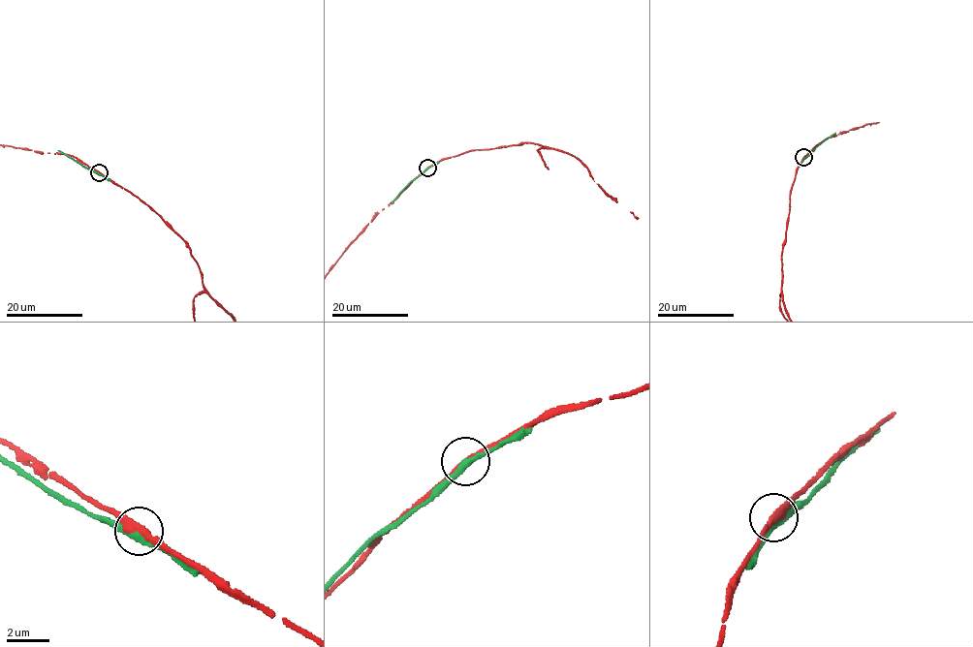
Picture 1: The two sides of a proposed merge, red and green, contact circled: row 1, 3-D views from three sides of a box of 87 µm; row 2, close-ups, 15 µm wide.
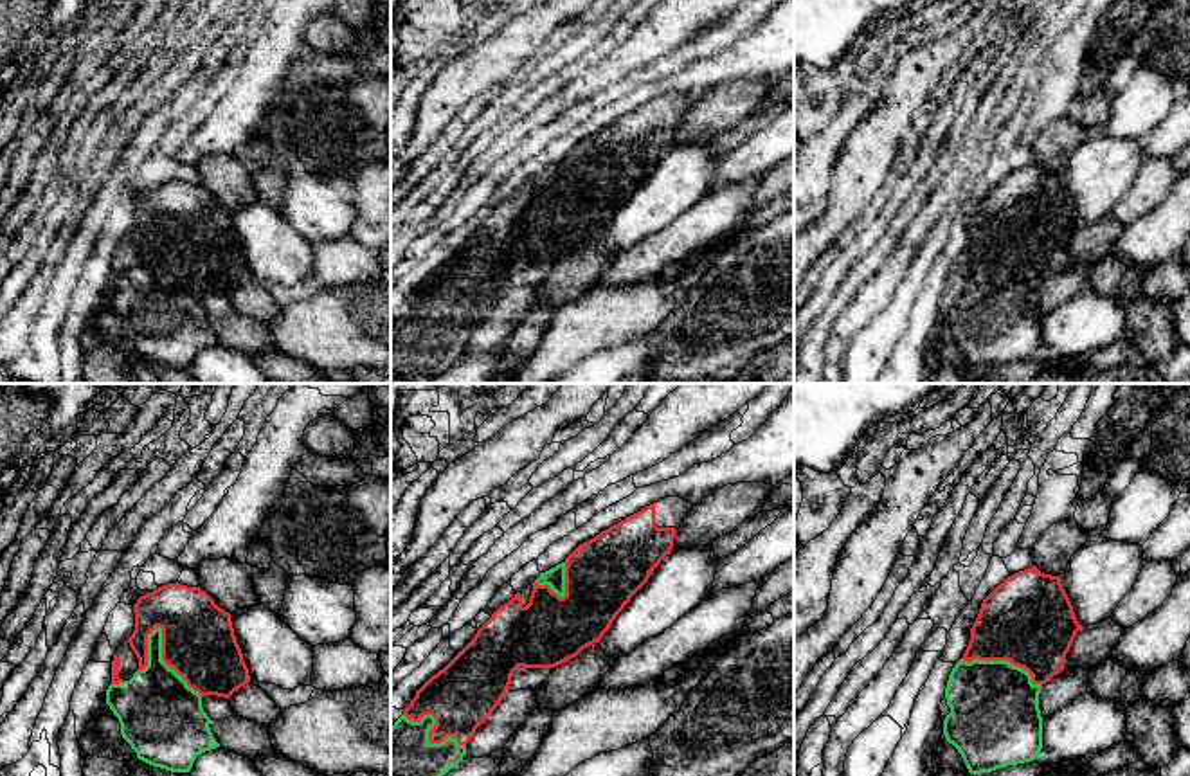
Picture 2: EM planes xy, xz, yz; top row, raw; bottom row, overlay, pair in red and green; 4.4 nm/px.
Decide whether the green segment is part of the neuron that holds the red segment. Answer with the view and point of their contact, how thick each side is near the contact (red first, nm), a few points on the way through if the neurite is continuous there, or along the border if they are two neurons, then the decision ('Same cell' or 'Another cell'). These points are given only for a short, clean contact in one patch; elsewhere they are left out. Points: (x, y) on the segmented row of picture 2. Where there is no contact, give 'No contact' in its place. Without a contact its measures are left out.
Touches red at xy (166, 663). Thickness 320 nm (red) against 380 nm. Another cell

